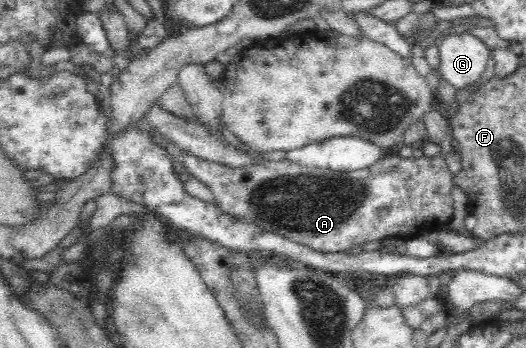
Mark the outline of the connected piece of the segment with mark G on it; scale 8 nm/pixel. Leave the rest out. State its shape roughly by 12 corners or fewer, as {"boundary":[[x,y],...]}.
{"boundary":[[465,31],[444,38],[439,71],[456,90],[478,83],[491,52]]}

